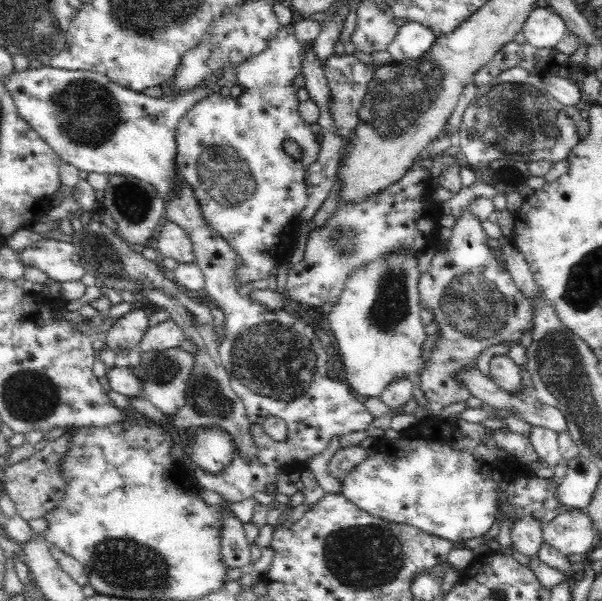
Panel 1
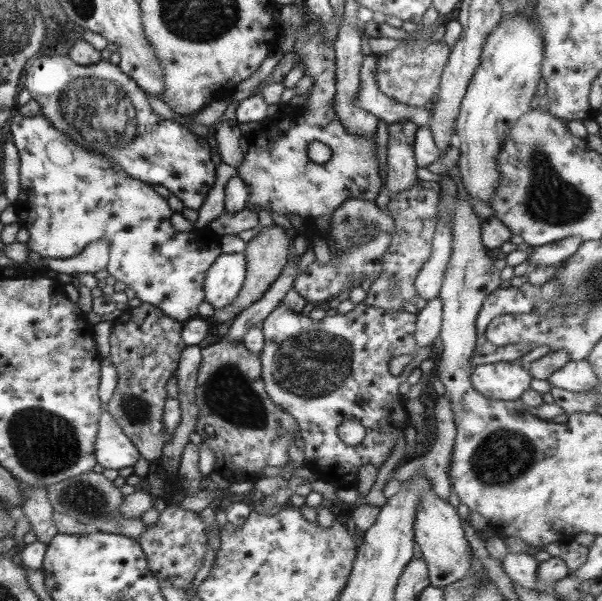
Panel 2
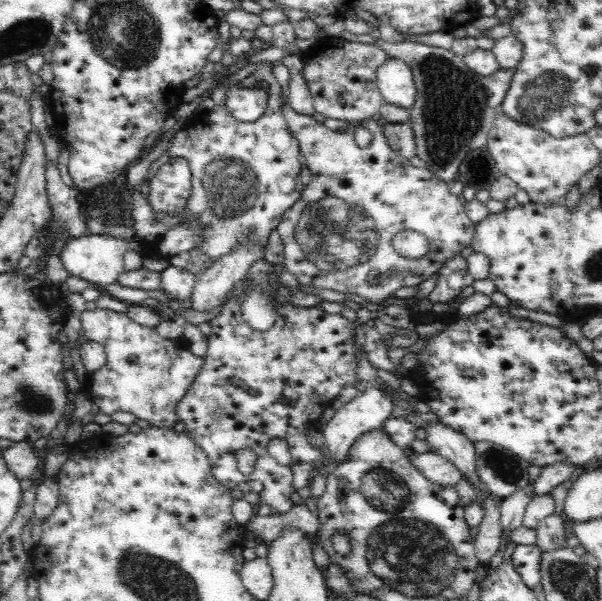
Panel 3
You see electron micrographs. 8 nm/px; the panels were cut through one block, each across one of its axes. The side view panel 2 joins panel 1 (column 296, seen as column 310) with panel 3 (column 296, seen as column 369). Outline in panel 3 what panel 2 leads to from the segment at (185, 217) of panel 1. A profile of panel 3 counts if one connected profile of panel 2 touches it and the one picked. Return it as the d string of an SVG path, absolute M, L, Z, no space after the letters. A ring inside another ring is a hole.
M231 297L224 302L222 308L220 308L220 312L216 314L215 318L209 321L210 328L212 331L207 336L208 338L208 352L203 357L203 366L198 374L197 380L195 384L192 384L191 390L188 391L188 394L182 398L182 402L178 404L178 417L180 417L180 421L185 422L187 424L187 428L191 430L191 433L186 432L191 436L192 440L195 440L198 446L200 446L204 453L207 455L209 459L209 463L211 464L211 471L216 480L220 482L222 485L226 485L226 487L234 488L238 482L245 482L248 480L258 480L260 484L262 484L262 489L257 492L258 495L258 506L268 506L270 508L271 513L270 516L278 516L278 515L286 515L287 517L290 514L290 510L292 510L293 503L290 501L290 494L292 494L292 468L290 465L281 465L278 464L275 460L272 460L268 453L266 453L266 446L268 446L268 440L270 438L284 438L288 442L290 446L290 451L293 457L293 464L302 464L302 462L310 462L311 460L315 460L315 462L324 462L324 452L318 451L318 449L312 448L310 446L306 433L306 430L310 426L315 426L318 418L321 418L322 412L324 412L327 406L327 400L331 400L334 398L338 398L340 392L342 392L345 388L349 386L360 388L362 385L356 375L355 369L355 344L352 342L352 338L354 338L354 332L356 328L356 324L354 325L350 320L346 320L346 318L342 317L340 314L325 314L320 308L303 308L296 307L292 305L287 305L282 309L279 309L279 318L276 320L276 325L269 332L260 332L252 329L250 326L246 325L244 319L242 319L242 315L240 315L240 301L236 301L236 299L232 299ZM241 451L250 451L252 455L254 455L255 461L252 467L252 470L247 474L242 474L240 469L238 469L238 458L237 455Z

